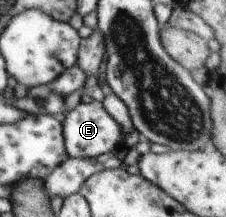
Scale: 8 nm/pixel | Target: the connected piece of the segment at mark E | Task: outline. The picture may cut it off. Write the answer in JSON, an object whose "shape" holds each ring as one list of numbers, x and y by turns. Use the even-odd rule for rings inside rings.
{"shape":[[93,101,90,104,79,103,72,111,65,114,63,138,66,153,71,158,97,158,102,154,113,152,121,145,123,138,122,128,104,109,102,102]]}

